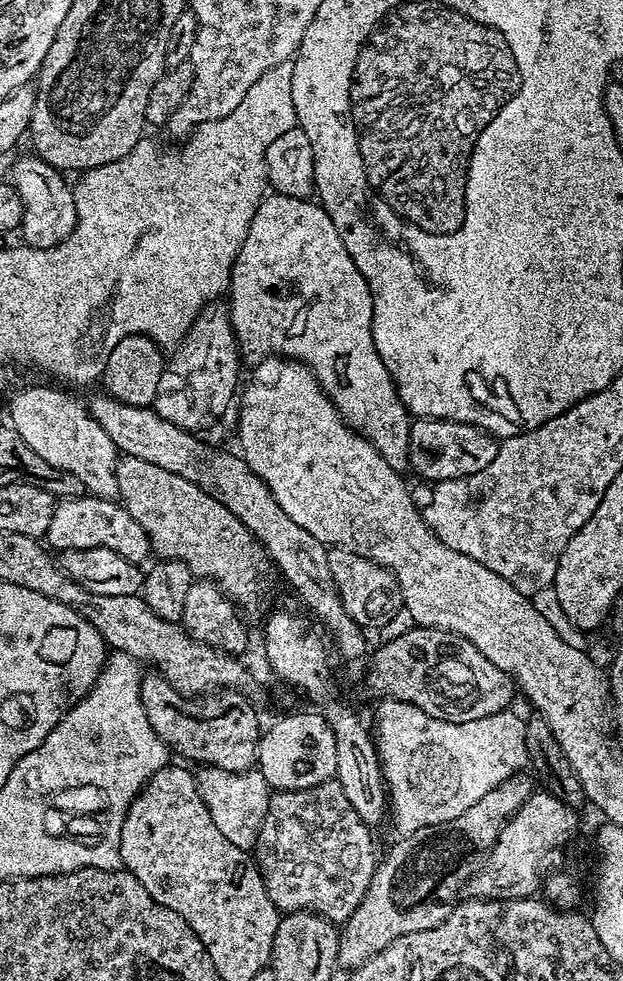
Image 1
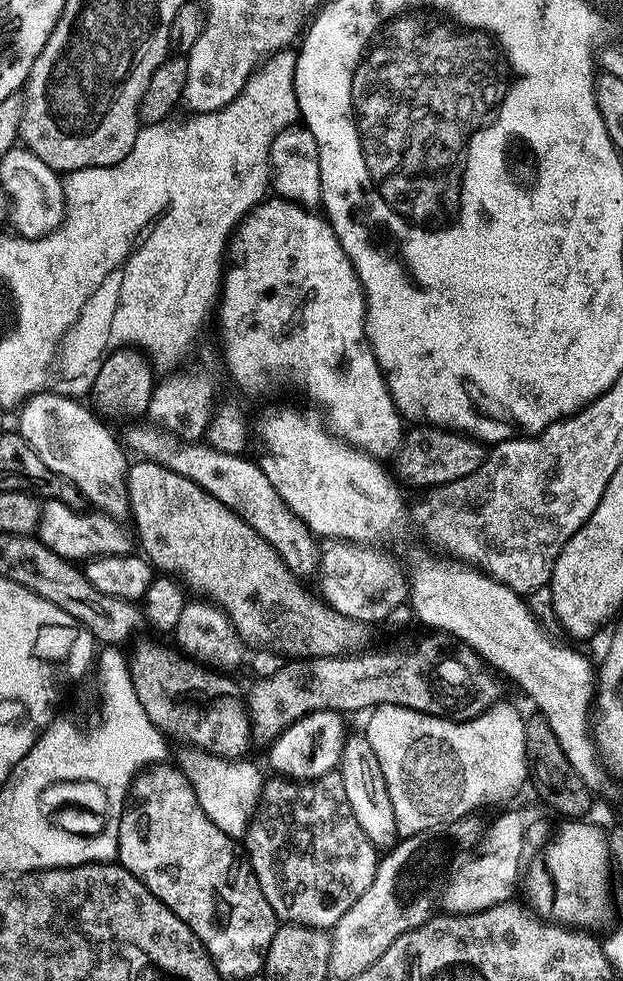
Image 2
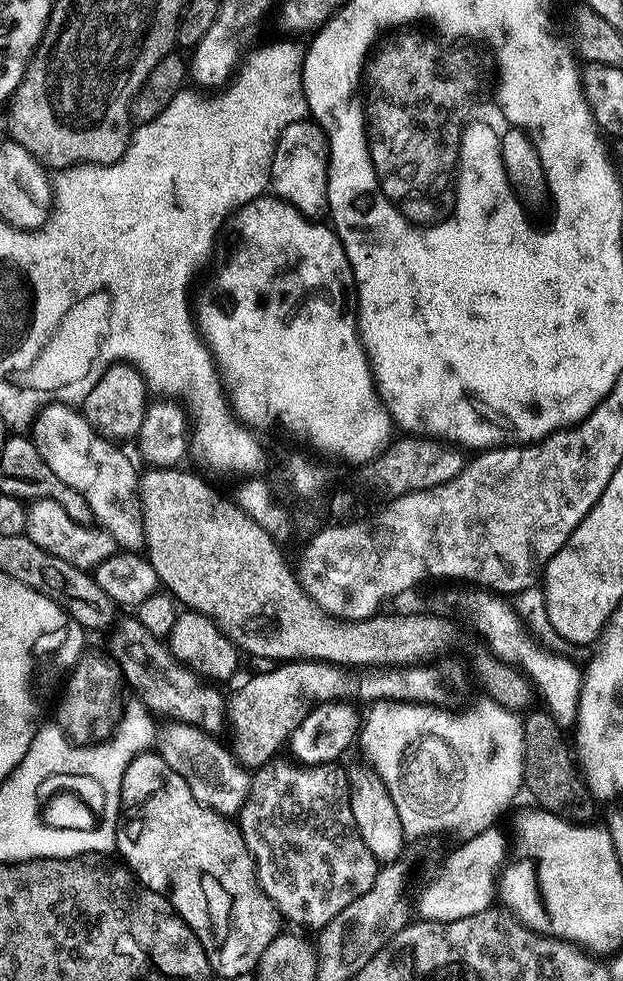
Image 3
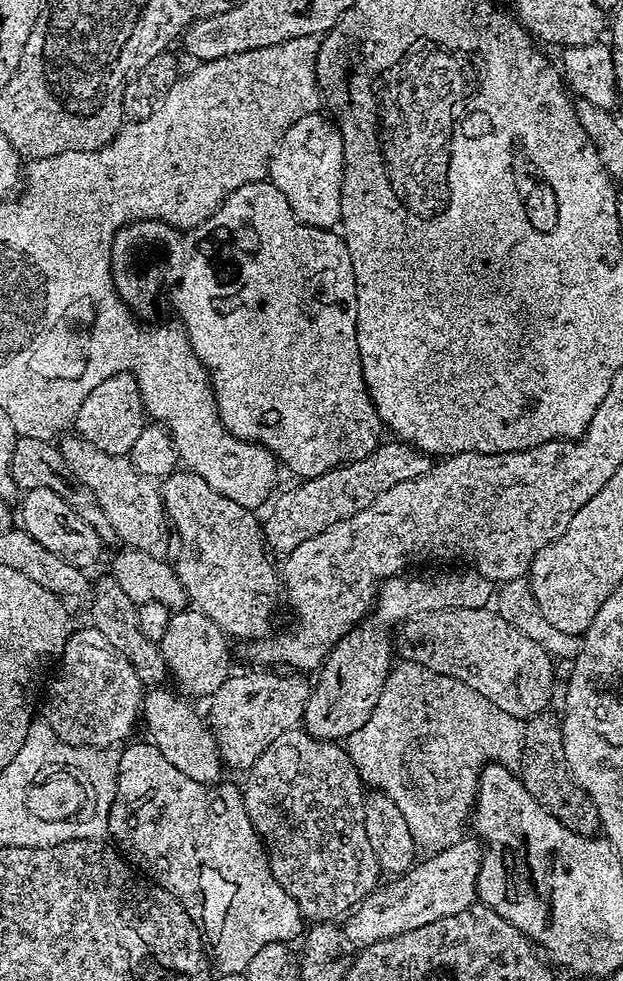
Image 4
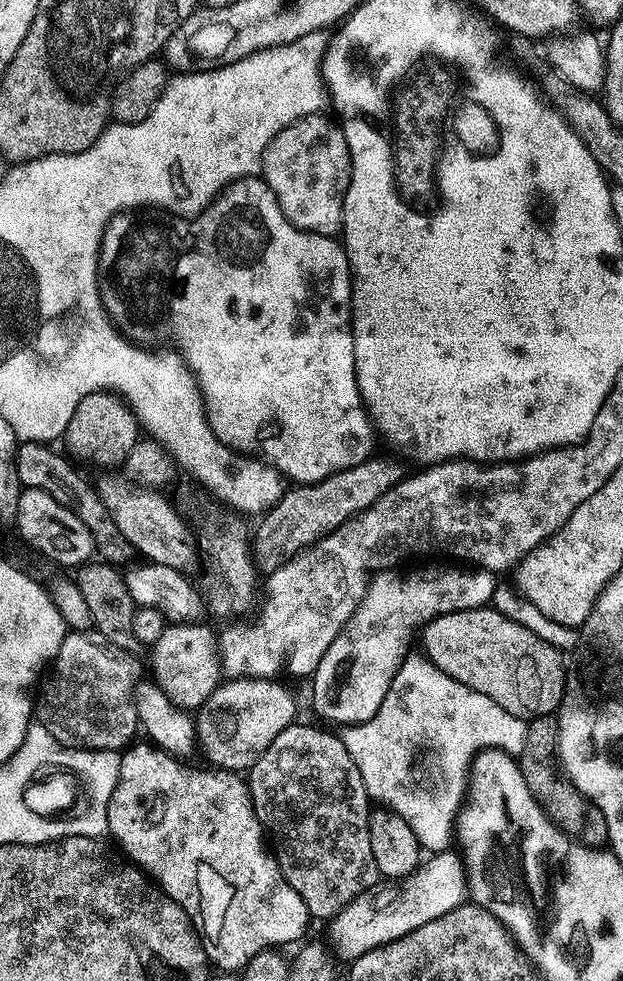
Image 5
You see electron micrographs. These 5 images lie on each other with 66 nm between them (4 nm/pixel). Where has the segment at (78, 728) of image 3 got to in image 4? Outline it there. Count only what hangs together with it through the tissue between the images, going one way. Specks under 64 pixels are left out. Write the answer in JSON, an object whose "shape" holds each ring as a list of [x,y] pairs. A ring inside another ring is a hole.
{"shape":[[[76,632],[69,635],[63,654],[58,658],[58,672],[51,680],[45,696],[43,693],[41,719],[60,741],[68,745],[110,750],[108,748],[124,741],[131,734],[135,722],[137,724],[143,705],[144,685],[132,663],[119,654],[115,655],[105,645],[94,642]]]}

